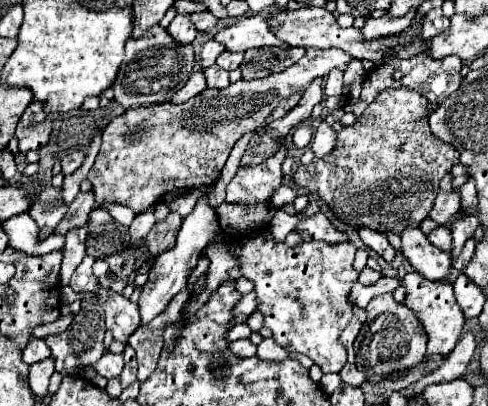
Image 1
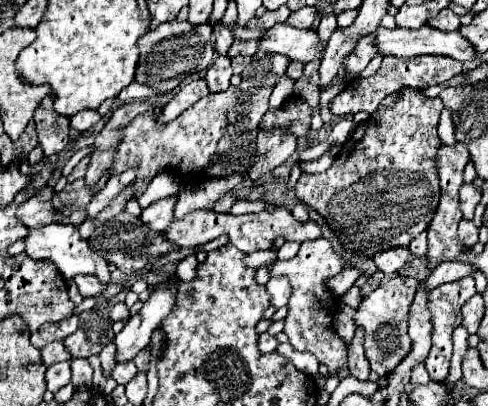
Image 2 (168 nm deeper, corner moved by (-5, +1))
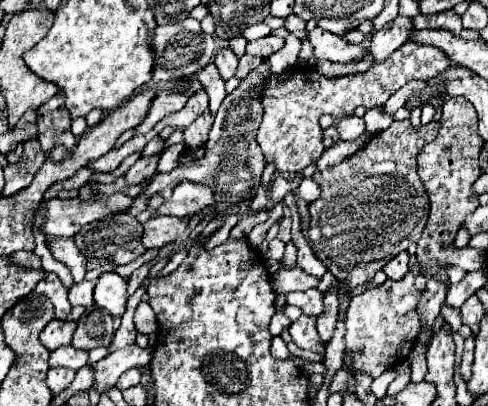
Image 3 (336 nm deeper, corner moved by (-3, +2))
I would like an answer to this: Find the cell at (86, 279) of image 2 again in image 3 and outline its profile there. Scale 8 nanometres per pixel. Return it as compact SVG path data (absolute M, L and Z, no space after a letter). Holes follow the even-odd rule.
M71 237L53 239L53 247L49 247L49 249L51 249L53 257L71 271L75 283L81 283L85 279L87 259L85 259L85 255L81 255L81 251L77 249L77 245Z

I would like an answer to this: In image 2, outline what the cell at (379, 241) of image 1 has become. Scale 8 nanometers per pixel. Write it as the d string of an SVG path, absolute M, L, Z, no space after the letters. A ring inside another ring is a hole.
M391 248L387 252L379 252L373 262L381 272L391 276L397 274L407 264L407 258L409 258L409 248Z

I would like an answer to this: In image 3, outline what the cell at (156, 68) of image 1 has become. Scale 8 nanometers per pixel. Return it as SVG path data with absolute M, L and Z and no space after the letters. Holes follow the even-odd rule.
M187 17L179 23L169 23L169 25L161 25L155 29L153 39L153 53L155 53L155 63L153 63L153 83L173 83L179 79L193 79L197 71L205 69L213 55L215 55L215 45L213 45L213 37L203 33L199 21Z

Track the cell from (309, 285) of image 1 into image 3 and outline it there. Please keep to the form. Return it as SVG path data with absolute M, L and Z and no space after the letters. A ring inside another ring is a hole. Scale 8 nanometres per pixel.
M301 315L295 323L291 323L289 333L293 337L293 343L303 349L303 351L315 351L315 353L325 353L325 343L319 339L315 317Z

